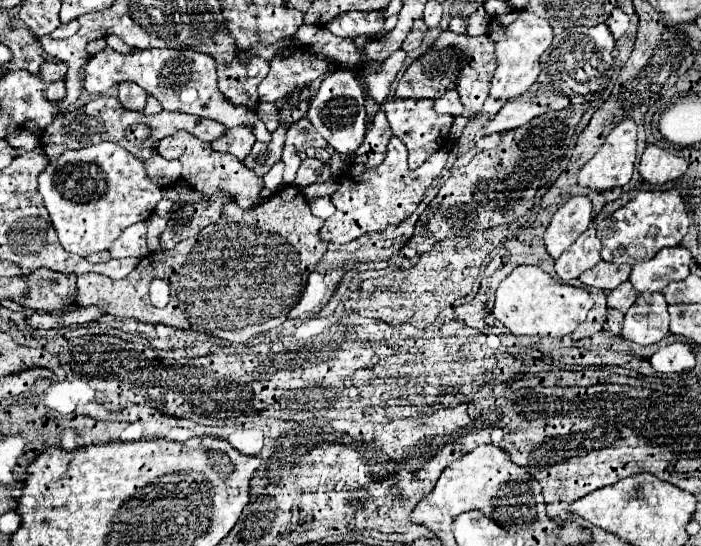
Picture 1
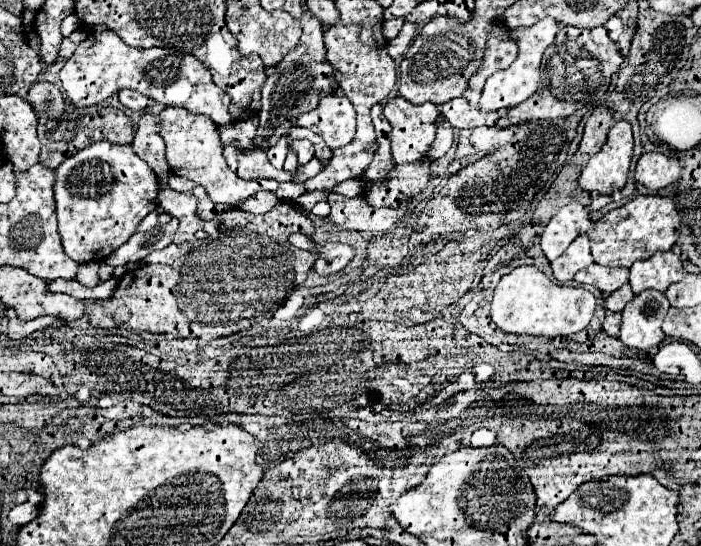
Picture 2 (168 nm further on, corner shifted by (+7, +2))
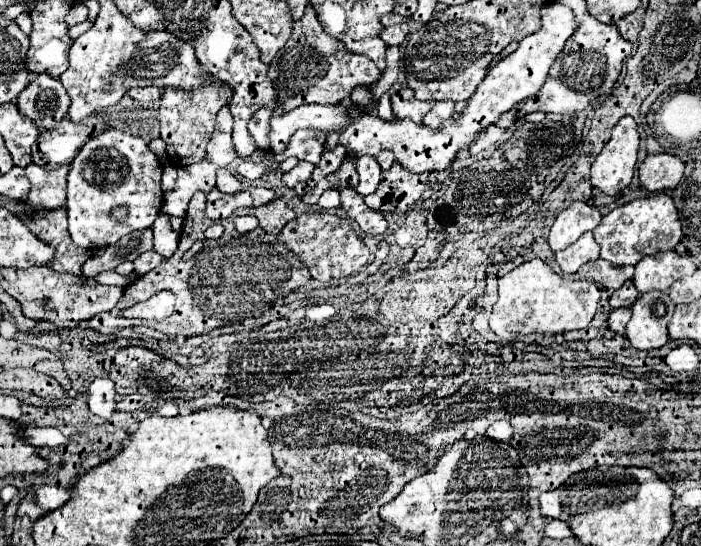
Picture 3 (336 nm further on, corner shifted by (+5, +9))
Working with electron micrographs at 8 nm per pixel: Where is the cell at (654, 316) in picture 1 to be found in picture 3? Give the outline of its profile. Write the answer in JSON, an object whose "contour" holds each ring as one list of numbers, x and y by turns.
{"contour":[[647,291,633,303,633,317,627,323,627,337,635,349,659,349,669,341,667,323,673,315,673,301,663,291]]}

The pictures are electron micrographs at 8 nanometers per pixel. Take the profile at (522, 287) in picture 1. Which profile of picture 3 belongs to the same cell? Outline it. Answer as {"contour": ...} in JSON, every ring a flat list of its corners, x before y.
{"contour":[[541,259,521,263,499,279,499,301,491,313,491,331,497,335,509,333,565,333,585,329,599,305,601,289,591,281,575,281,557,275]]}

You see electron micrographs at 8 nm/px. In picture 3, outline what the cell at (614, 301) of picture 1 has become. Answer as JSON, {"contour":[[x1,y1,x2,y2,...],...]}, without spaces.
{"contour":[[627,281,623,283,621,289,617,289,611,297,609,297,609,305,613,309,619,309,619,307,631,307,635,303,635,299,639,297,639,291,635,289,633,281]]}

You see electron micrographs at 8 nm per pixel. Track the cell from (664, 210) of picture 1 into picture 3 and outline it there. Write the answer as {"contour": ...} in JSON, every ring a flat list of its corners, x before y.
{"contour":[[665,193,635,199,607,213,593,229,595,241,601,247,601,257,613,265,635,265,643,255,675,249,681,241,681,221,673,199]]}

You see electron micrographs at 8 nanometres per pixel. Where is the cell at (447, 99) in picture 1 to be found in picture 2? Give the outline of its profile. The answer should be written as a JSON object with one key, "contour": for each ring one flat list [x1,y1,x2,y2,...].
{"contour":[[463,96,439,106,439,110,445,114,449,124,453,124,455,128,495,126,495,122,500,118,499,114,481,114,477,108,471,108]]}

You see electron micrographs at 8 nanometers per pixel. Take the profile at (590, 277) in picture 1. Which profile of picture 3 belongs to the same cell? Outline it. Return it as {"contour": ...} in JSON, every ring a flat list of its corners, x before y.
{"contour":[[597,259,597,261,585,263,579,269,579,277,593,283,601,283,605,289,619,289,627,279,633,277,633,267,631,265,615,267,605,259]]}

